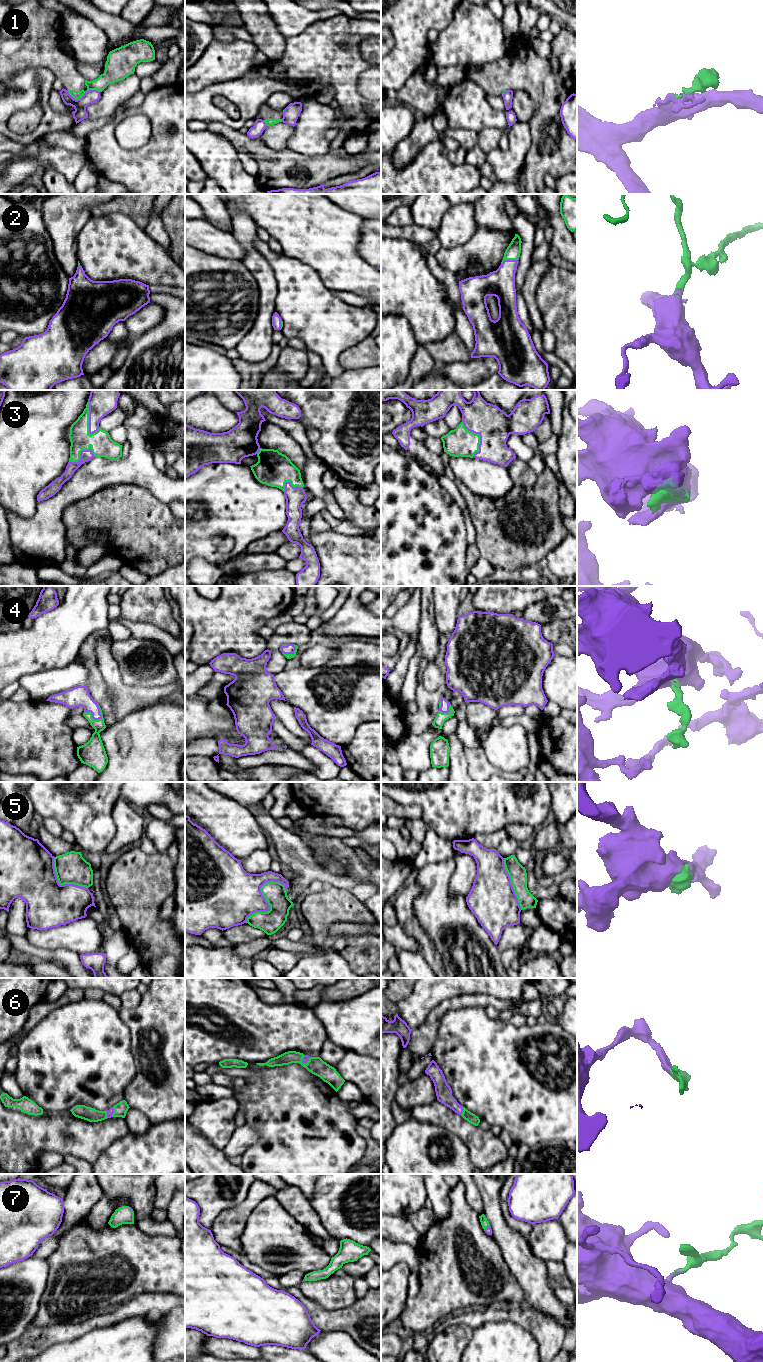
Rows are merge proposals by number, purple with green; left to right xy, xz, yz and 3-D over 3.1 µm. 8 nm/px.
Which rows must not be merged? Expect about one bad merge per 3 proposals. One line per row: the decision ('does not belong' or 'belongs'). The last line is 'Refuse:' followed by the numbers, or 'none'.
1: does not belong
2: belongs
3: belongs
4: belongs
5: does not belong
6: belongs
7: belongs
Refuse: 1, 5

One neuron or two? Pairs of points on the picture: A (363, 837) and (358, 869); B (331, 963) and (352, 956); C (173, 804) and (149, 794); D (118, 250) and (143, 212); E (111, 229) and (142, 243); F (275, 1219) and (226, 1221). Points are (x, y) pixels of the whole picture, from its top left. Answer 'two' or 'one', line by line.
A: two
B: two
C: one
D: two
E: one
F: two

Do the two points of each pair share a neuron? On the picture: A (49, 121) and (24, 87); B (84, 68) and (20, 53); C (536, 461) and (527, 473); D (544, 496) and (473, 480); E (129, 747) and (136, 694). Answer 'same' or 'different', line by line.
A: same
B: different
C: different
D: different
E: different

